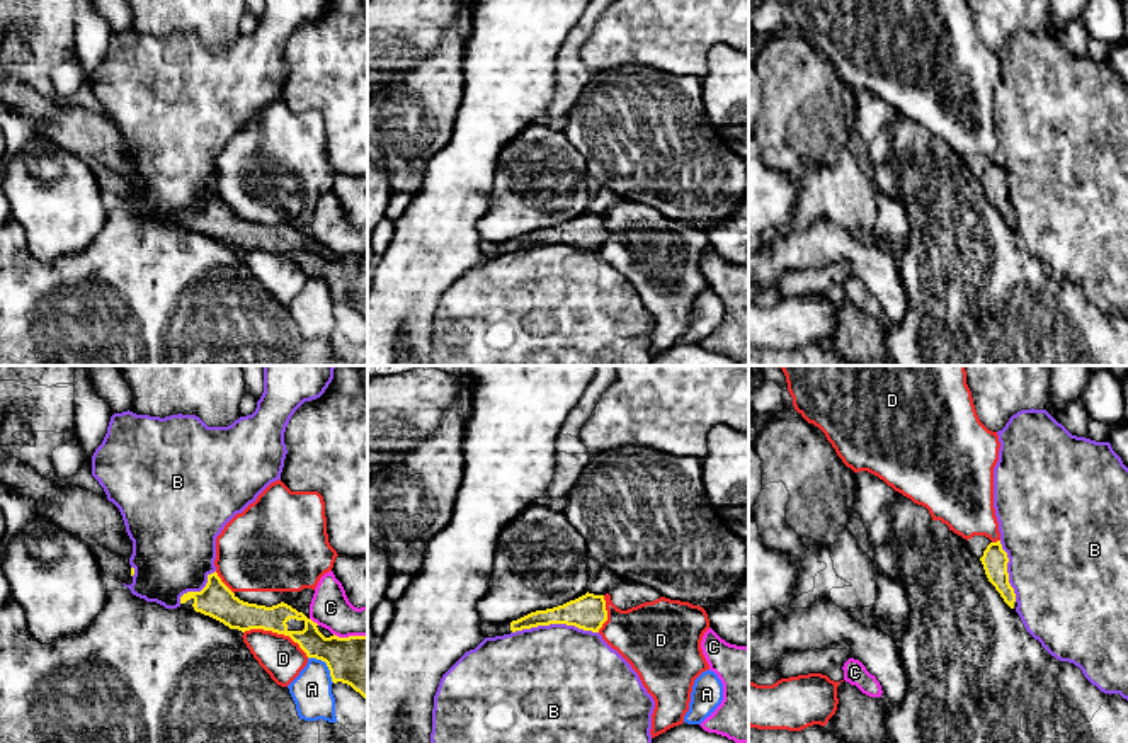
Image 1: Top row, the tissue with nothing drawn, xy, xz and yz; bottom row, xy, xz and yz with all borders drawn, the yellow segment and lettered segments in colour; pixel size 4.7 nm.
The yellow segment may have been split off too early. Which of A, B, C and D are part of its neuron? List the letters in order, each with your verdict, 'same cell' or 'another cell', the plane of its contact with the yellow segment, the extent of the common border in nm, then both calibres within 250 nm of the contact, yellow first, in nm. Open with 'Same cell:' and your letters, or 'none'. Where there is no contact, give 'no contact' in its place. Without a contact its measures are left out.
Same cell: none
A: another cell; contact in xy; length 180 nm; calibres 260 and 190 nm
B: another cell; contact in xz; length 400 nm; calibres 170 and 480 nm
C: another cell; contact in xy; length 60 nm; calibres 220 and 190 nm
D: another cell; contact in xy; length 340 nm; calibres 140 and 200 nm

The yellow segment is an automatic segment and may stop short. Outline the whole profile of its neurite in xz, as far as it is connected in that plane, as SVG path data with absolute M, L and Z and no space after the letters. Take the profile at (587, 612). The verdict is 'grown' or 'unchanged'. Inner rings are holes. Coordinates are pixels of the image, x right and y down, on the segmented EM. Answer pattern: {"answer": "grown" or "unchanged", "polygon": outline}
{"answer": "unchanged", "polygon": "M585 593L563 605L531 612L517 621L510 622L510 631L522 631L538 626L567 624L584 631L599 632L607 621L604 595Z"}

